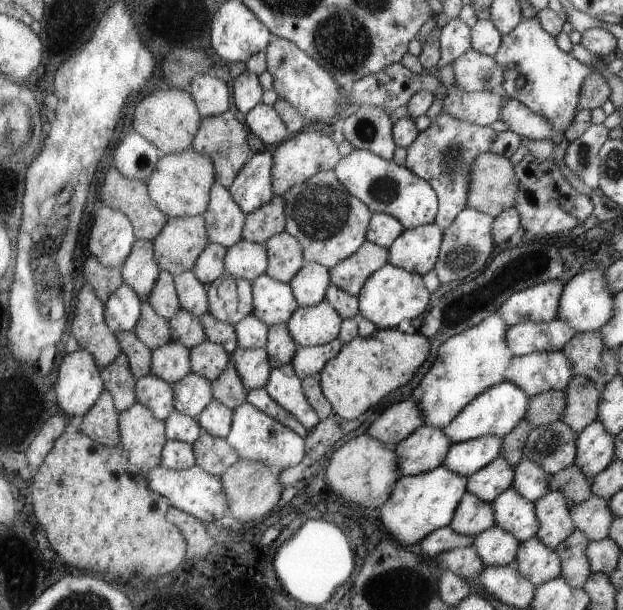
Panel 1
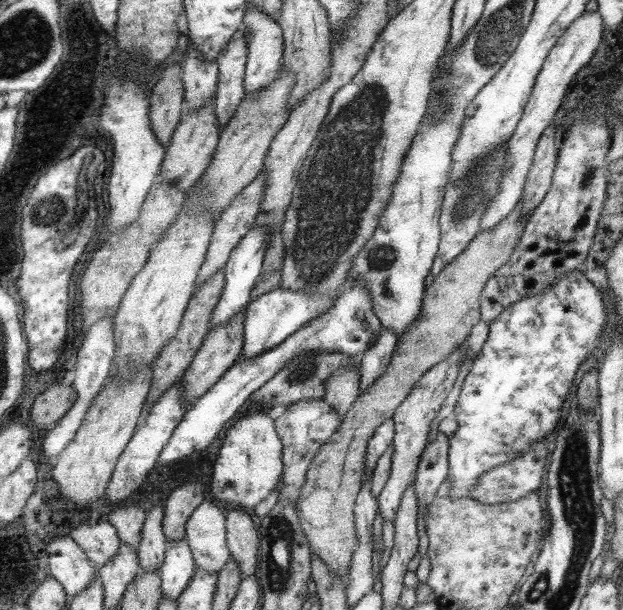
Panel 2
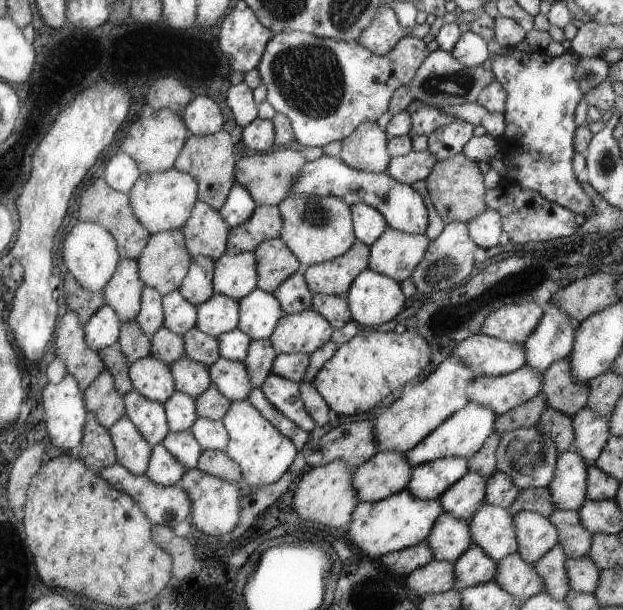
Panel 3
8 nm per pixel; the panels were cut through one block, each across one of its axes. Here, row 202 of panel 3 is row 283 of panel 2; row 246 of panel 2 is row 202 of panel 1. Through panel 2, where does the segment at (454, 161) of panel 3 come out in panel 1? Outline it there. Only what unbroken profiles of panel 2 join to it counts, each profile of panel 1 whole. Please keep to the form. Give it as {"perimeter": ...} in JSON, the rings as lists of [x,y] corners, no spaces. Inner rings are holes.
{"perimeter":[[[490,151],[476,157],[467,185],[467,207],[493,217],[514,207],[518,200],[515,165]]]}

